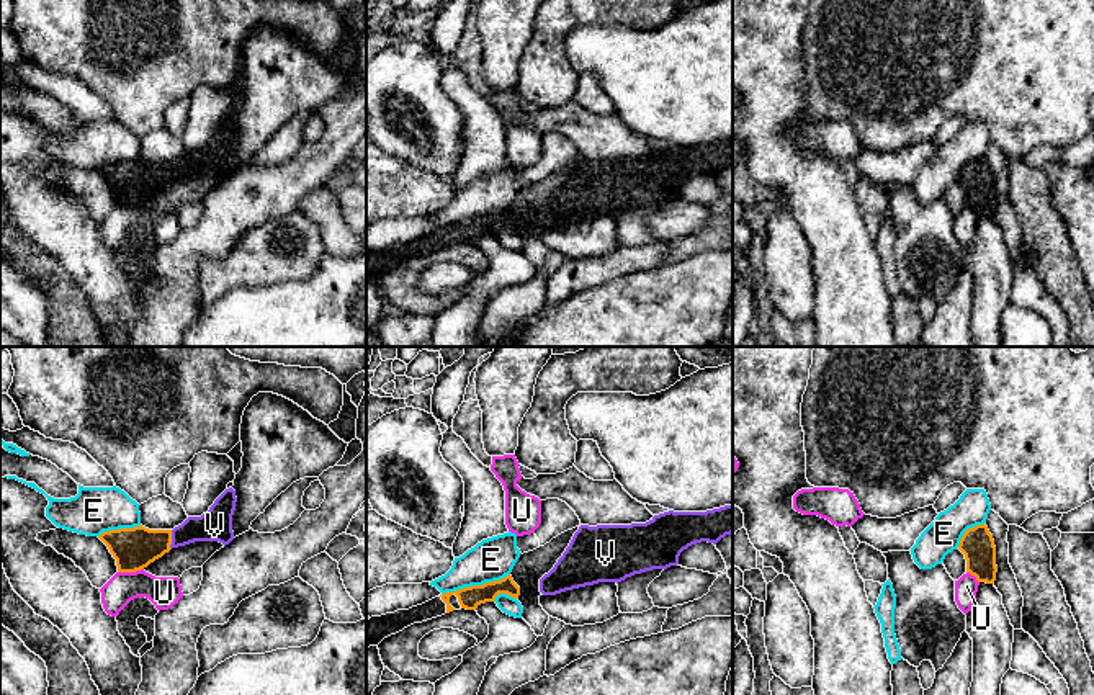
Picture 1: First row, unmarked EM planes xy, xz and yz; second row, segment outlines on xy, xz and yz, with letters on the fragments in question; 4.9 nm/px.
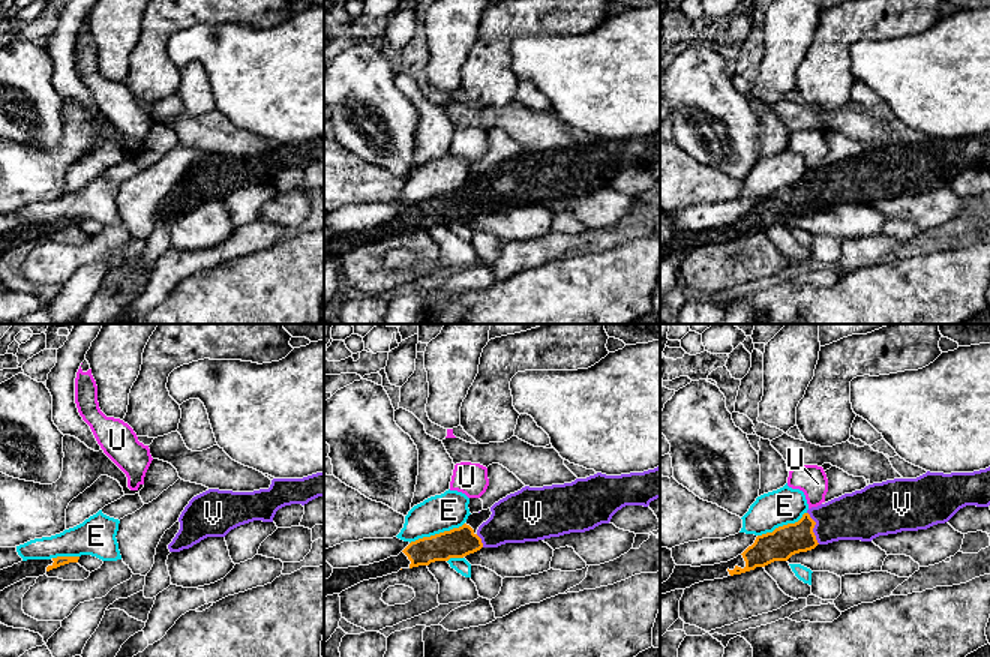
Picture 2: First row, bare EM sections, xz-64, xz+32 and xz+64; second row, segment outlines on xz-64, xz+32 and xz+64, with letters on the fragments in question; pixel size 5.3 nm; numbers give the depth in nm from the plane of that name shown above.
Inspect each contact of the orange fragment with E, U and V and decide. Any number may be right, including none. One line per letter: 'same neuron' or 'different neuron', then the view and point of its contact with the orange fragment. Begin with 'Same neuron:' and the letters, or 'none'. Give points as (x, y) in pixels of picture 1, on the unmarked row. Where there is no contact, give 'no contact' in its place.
Same neuron: V
E: different neuron; contact xz (475, 219)
U: different neuron; contact xy (130, 205)
V: same neuron; contact xy (170, 174)

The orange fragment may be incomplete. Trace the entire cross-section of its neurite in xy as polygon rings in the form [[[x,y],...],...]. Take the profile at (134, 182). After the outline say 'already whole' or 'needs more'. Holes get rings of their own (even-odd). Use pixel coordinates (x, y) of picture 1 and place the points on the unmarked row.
[[[226,123],[201,150],[188,150],[173,164],[149,164],[142,159],[103,165],[98,172],[116,193],[118,206],[136,206],[162,191],[172,182],[195,175],[219,175],[224,180],[234,173],[232,149],[235,124]]]; needs more

